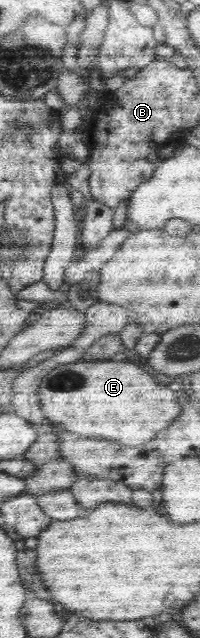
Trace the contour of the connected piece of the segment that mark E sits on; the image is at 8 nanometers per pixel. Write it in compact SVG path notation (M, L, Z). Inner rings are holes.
M75 361L66 365L57 366L50 370L41 379L39 384L39 401L45 418L55 425L65 424L65 430L75 432L85 438L109 438L119 441L125 446L137 446L153 440L157 432L167 428L181 414L179 391L169 389L167 385L155 381L153 373L143 363L136 364L129 361Z

